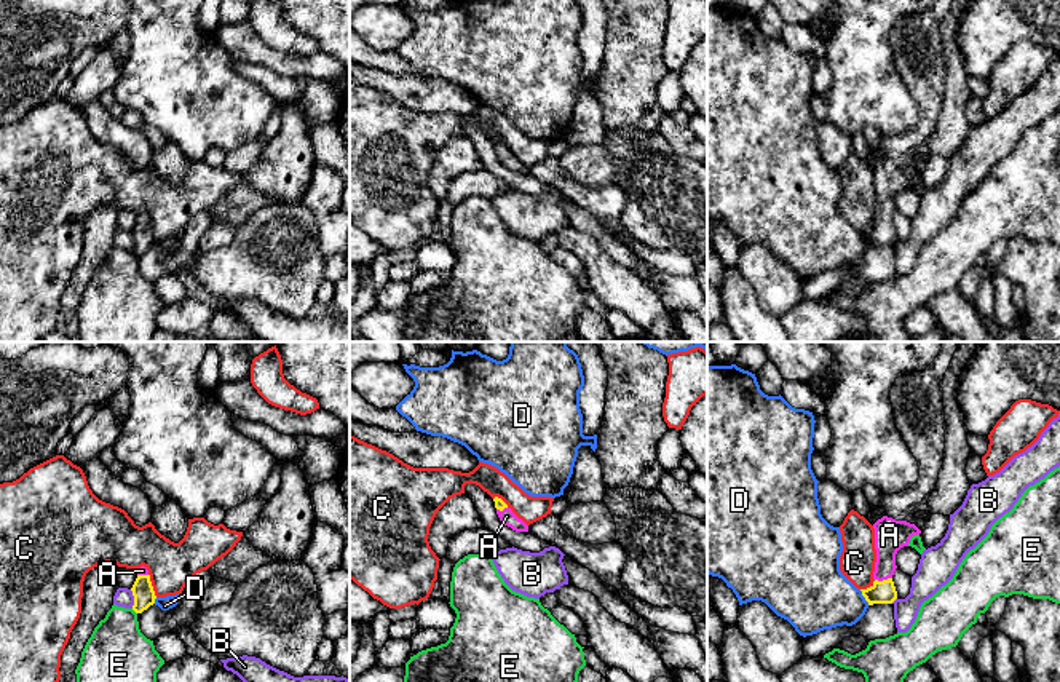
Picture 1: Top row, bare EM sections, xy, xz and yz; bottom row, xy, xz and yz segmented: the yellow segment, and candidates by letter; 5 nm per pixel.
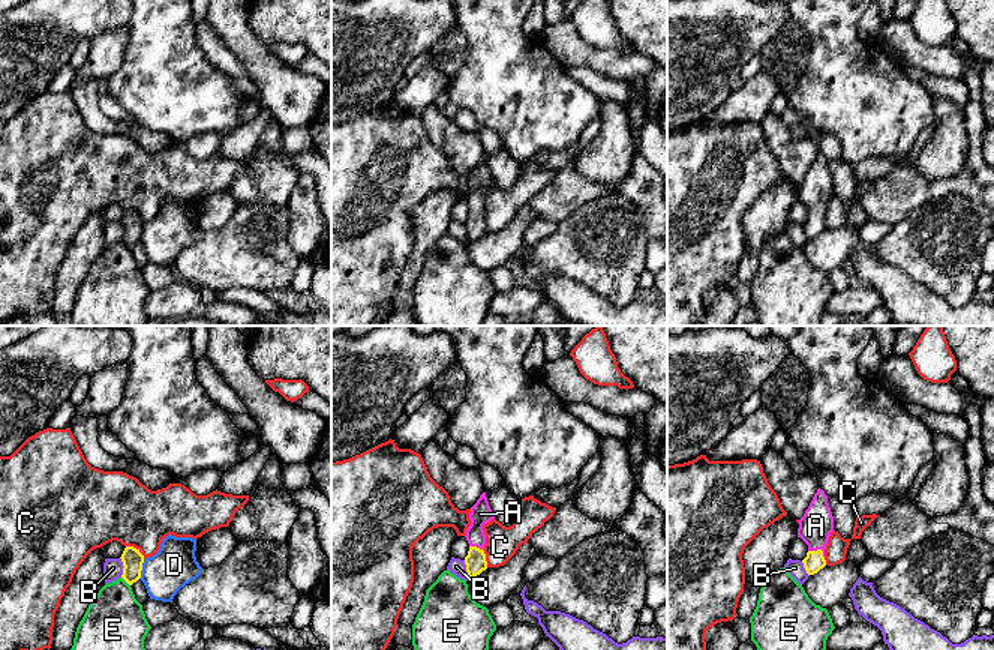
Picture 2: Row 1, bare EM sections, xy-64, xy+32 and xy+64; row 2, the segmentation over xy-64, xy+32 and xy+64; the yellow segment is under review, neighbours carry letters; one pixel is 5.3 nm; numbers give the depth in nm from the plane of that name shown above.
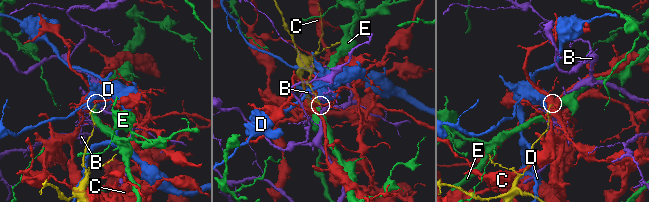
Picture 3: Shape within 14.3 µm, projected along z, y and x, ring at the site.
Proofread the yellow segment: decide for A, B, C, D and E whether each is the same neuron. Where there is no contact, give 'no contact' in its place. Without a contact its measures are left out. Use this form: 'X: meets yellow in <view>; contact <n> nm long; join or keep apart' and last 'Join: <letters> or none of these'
A: meets yellow in yz; contact 90 nm long; join
B: meets yellow in xy; contact 100 nm long; keep apart
C: meets yellow in xy; contact 130 nm long; keep apart
D: meets yellow in yz; contact 90 nm long; keep apart
E: meets yellow in xy; contact 40 nm long; keep apart
Join: A

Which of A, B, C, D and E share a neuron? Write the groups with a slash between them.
A / B / C / D / E

